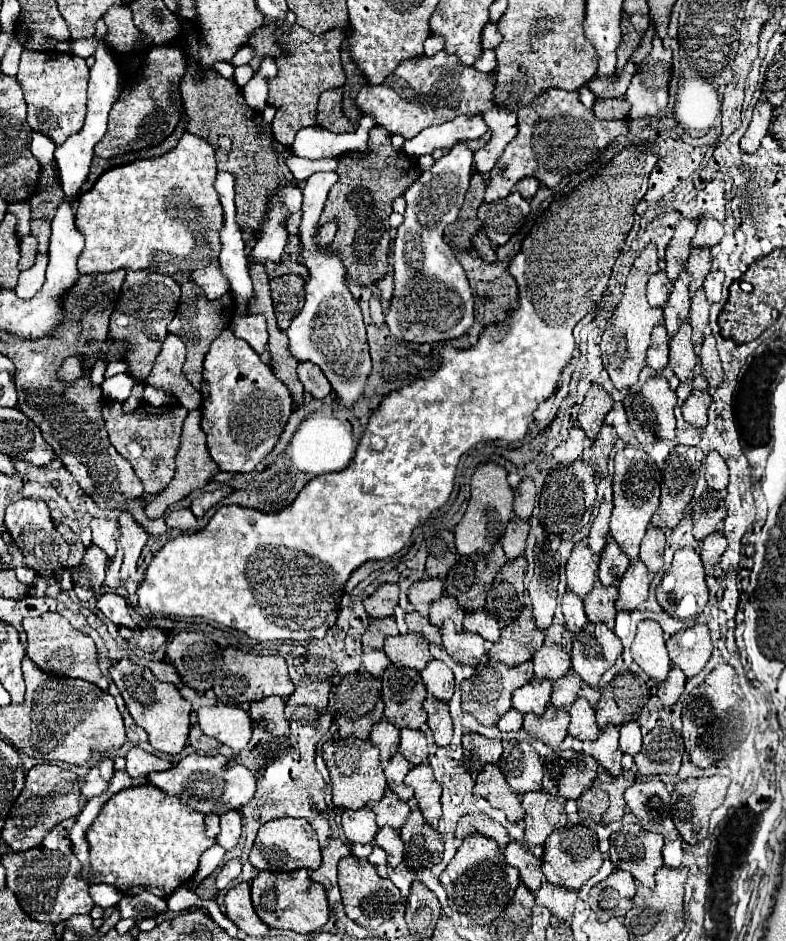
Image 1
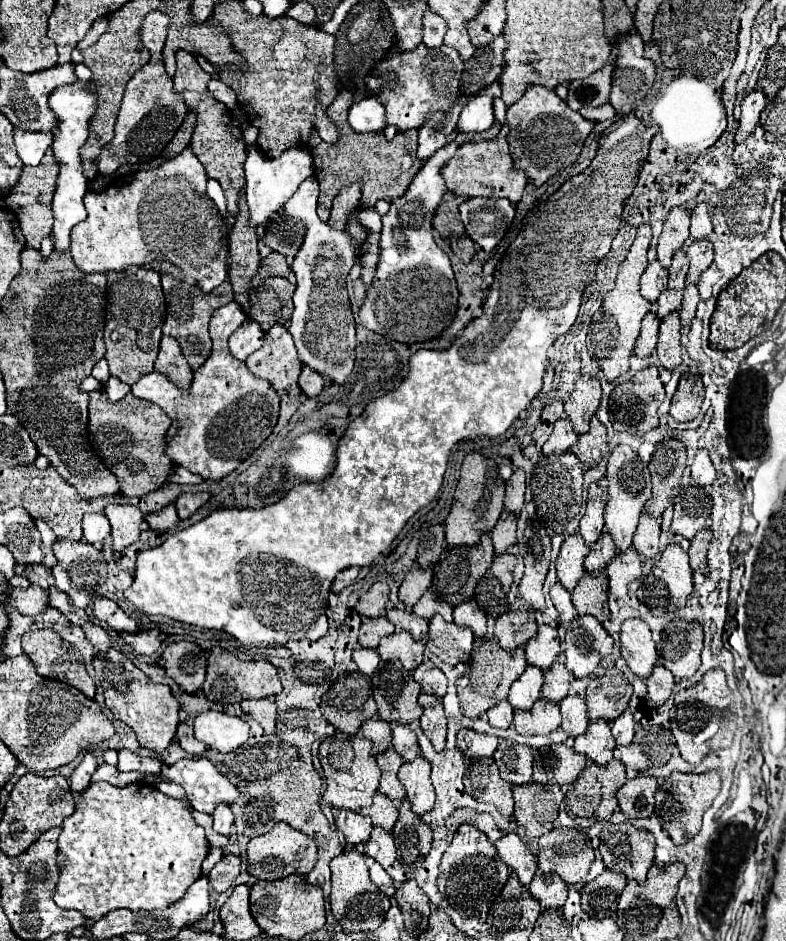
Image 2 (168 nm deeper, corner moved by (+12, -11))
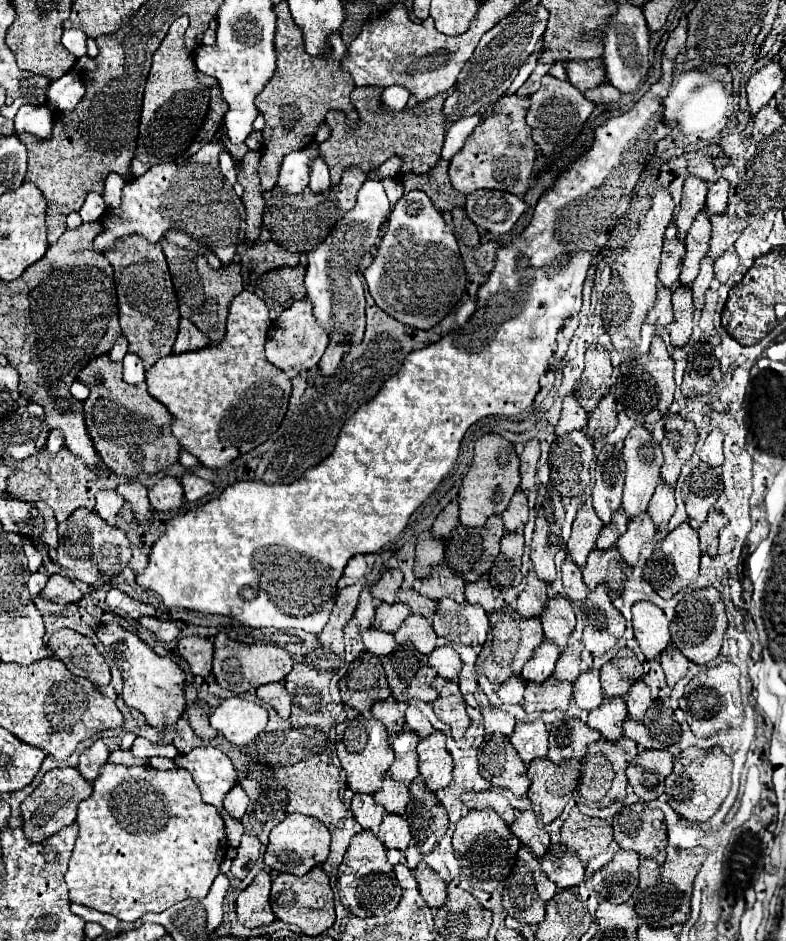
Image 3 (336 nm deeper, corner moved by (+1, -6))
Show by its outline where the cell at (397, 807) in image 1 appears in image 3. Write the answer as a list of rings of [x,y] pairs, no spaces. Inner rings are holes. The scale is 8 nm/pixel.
[[[384,776],[384,784],[374,794],[374,800],[376,800],[376,804],[382,804],[388,814],[400,814],[402,816],[408,800],[410,800],[410,792],[408,792],[406,784],[396,782],[390,776]]]

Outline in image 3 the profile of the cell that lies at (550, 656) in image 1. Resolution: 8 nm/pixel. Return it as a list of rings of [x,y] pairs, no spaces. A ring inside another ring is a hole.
[[[548,600],[544,614],[540,616],[544,634],[548,640],[552,640],[560,650],[566,648],[566,640],[574,632],[576,618],[574,618],[574,608],[568,600]]]

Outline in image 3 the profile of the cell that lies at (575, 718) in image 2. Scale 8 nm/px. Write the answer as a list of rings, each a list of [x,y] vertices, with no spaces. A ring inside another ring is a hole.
[[[582,674],[574,682],[572,700],[578,704],[580,710],[586,710],[586,712],[592,712],[594,708],[598,708],[602,702],[602,688],[600,688],[598,674]]]

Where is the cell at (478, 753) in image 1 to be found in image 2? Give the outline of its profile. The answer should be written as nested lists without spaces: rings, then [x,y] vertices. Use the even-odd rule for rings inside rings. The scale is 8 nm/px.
[[[461,729],[457,735],[457,747],[465,757],[491,757],[497,749],[497,737],[477,733],[473,729]]]

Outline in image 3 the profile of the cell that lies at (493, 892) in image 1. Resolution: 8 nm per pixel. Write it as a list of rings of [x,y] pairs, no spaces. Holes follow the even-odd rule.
[[[492,808],[470,810],[464,818],[458,820],[452,846],[460,860],[460,882],[464,890],[482,890],[494,892],[502,882],[512,874],[512,864],[516,864],[516,852],[520,840],[510,832],[508,824]]]

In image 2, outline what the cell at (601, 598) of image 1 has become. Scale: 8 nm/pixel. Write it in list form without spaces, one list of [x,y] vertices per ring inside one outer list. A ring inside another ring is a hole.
[[[585,573],[577,587],[571,591],[573,605],[579,613],[589,613],[597,617],[599,621],[605,621],[609,617],[609,607],[607,607],[607,573]]]

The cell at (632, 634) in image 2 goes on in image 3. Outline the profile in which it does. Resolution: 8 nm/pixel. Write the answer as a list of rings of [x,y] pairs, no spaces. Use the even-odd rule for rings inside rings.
[[[636,602],[632,606],[632,624],[634,636],[646,660],[658,658],[670,642],[668,620],[664,612],[652,602]]]

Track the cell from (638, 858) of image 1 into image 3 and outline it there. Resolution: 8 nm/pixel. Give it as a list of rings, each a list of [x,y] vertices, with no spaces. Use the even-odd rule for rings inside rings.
[[[630,804],[624,806],[614,814],[612,820],[614,828],[614,840],[622,850],[634,850],[640,854],[640,858],[652,858],[658,864],[664,864],[666,858],[666,822],[662,810],[656,808],[646,808],[646,804]]]

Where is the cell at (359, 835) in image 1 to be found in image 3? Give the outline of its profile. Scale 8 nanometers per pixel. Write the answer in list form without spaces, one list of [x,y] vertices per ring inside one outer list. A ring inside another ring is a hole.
[[[354,794],[350,810],[354,812],[354,818],[358,820],[358,824],[370,832],[378,830],[382,818],[386,814],[386,810],[380,804],[376,804],[370,794]]]

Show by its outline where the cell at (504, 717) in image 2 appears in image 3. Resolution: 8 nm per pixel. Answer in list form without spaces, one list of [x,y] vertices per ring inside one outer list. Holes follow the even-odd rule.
[[[512,678],[508,684],[498,686],[496,694],[504,704],[520,704],[522,696],[524,696],[524,682],[520,678]]]

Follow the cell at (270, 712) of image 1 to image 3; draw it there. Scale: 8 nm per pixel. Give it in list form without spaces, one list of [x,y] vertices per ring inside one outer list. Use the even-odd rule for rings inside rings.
[[[264,684],[256,690],[256,696],[260,702],[270,704],[280,718],[288,718],[290,716],[290,694],[286,692],[284,684]]]

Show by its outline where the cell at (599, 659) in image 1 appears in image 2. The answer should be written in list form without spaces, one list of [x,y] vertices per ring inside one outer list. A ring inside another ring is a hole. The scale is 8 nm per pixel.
[[[577,615],[567,625],[565,643],[565,665],[575,677],[593,673],[599,661],[613,649],[613,637],[593,615]]]

